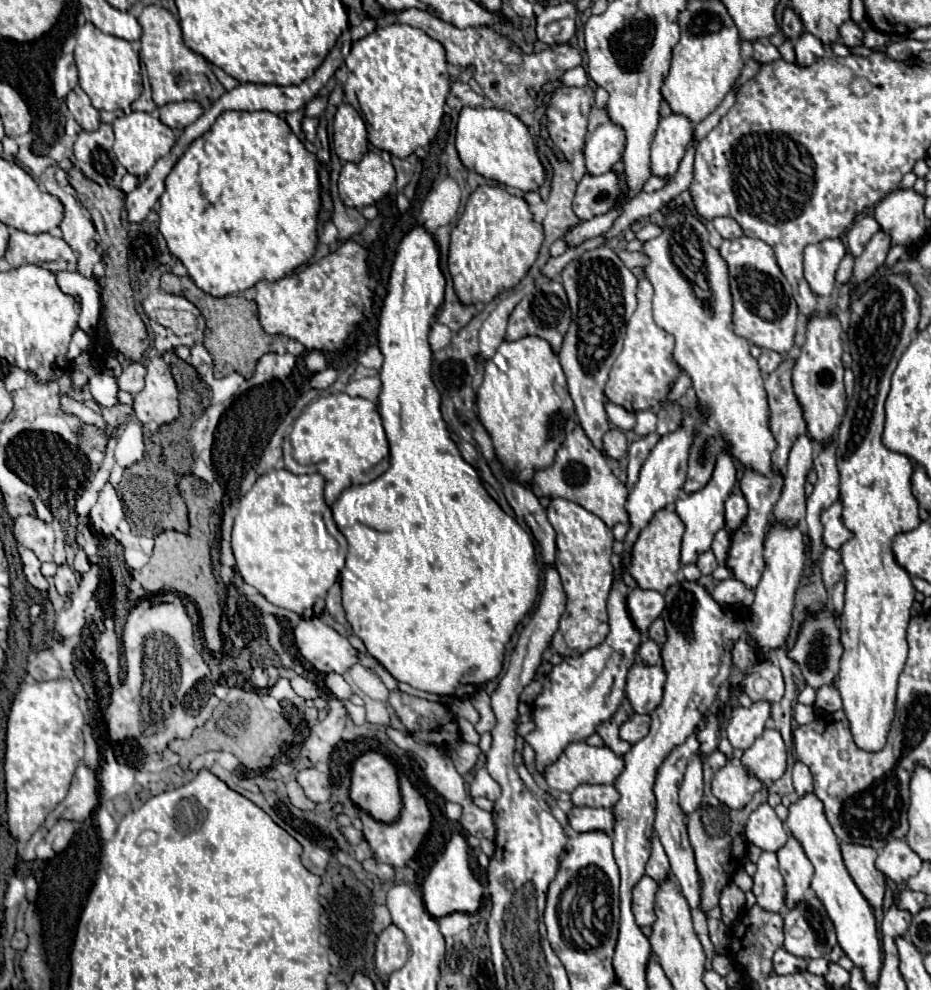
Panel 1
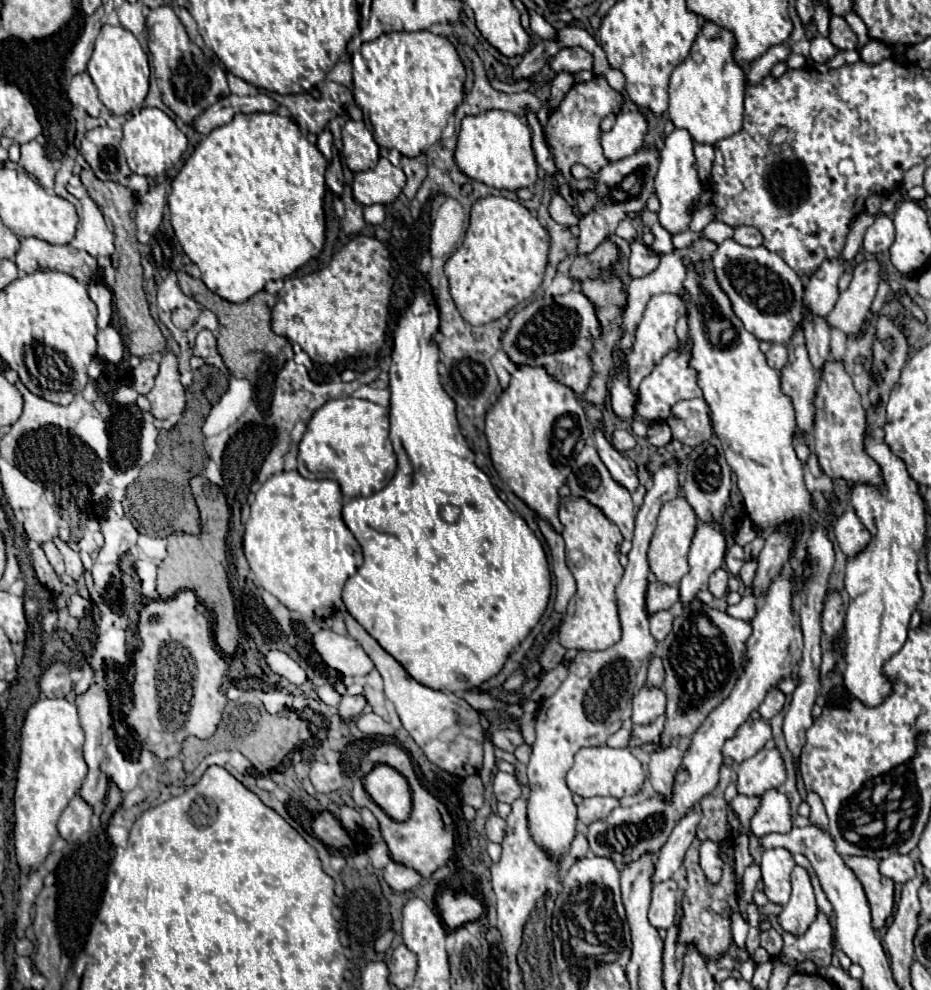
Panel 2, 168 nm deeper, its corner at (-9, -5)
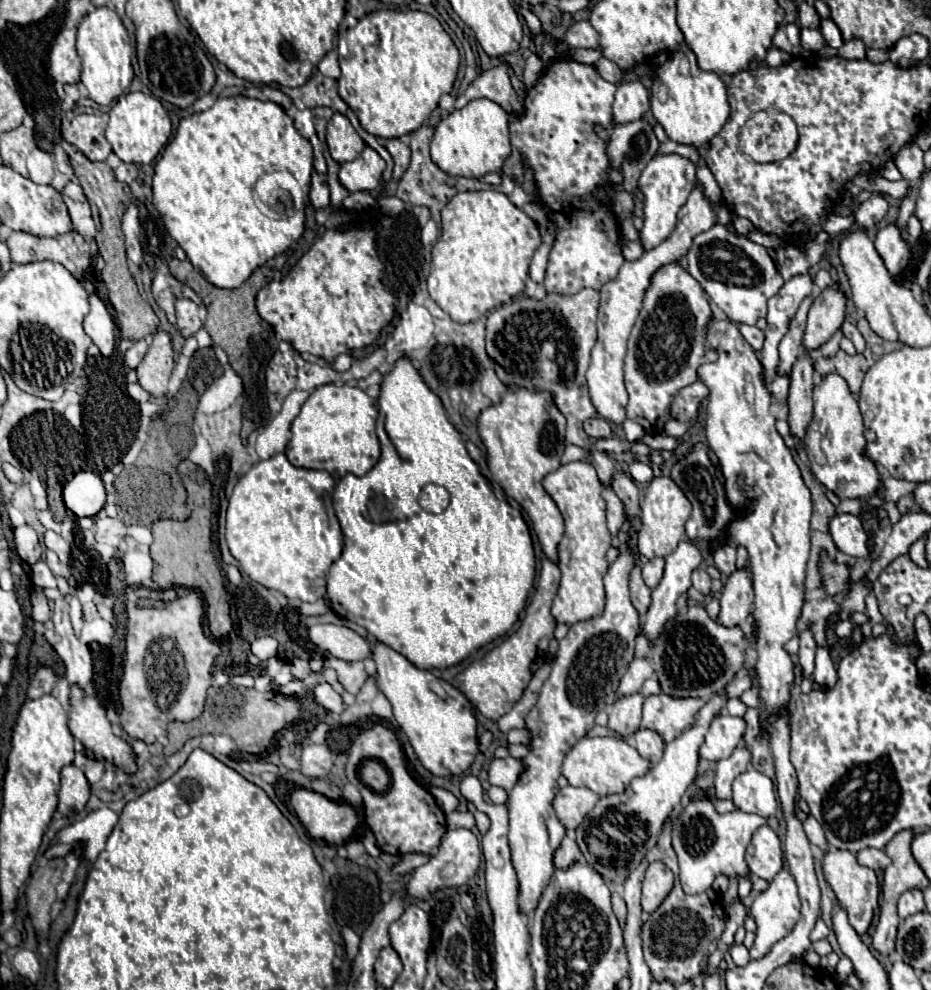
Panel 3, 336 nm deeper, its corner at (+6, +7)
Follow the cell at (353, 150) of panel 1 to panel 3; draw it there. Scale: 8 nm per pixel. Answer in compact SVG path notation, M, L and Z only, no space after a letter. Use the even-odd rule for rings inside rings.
M334 114L328 122L326 128L326 142L328 142L328 150L330 156L338 162L352 162L356 160L356 156L360 156L360 152L364 150L364 140L356 134L354 126L350 124L350 120L344 114Z

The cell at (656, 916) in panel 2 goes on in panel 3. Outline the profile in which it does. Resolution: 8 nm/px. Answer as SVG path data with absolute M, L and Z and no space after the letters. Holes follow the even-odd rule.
M650 862L642 882L642 910L654 912L668 896L674 884L674 874L662 862Z

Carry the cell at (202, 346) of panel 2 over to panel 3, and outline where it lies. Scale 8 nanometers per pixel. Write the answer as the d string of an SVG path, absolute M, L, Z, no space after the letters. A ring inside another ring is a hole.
M188 298L176 300L176 324L184 338L190 338L200 330L202 322L198 316L198 306L192 300L188 300Z

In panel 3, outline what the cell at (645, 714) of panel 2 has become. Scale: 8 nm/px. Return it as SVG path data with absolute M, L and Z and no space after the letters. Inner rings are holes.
M640 694L618 698L608 710L608 730L616 732L622 740L634 736L642 720L642 702L644 698Z

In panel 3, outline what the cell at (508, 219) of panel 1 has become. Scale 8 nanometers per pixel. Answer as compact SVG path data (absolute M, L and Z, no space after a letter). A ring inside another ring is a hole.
M496 190L480 192L460 192L456 194L440 212L442 234L432 250L432 270L428 276L428 292L432 300L460 324L474 322L496 306L510 302L518 296L528 278L528 268L534 252L540 246L540 234L532 218L528 218L520 208L516 208L506 194Z

